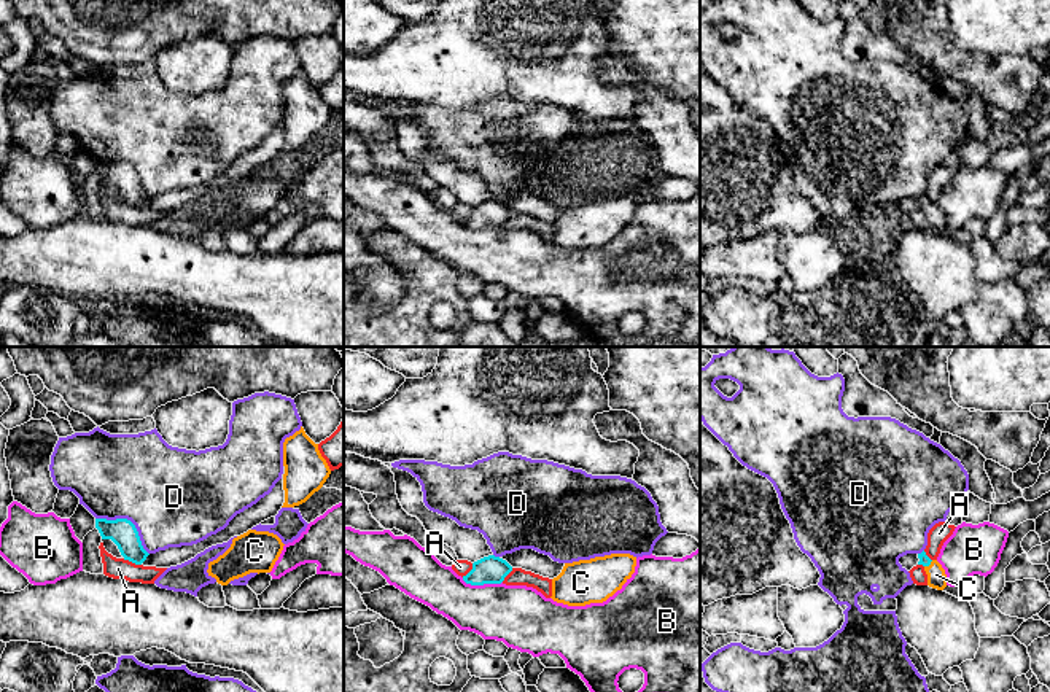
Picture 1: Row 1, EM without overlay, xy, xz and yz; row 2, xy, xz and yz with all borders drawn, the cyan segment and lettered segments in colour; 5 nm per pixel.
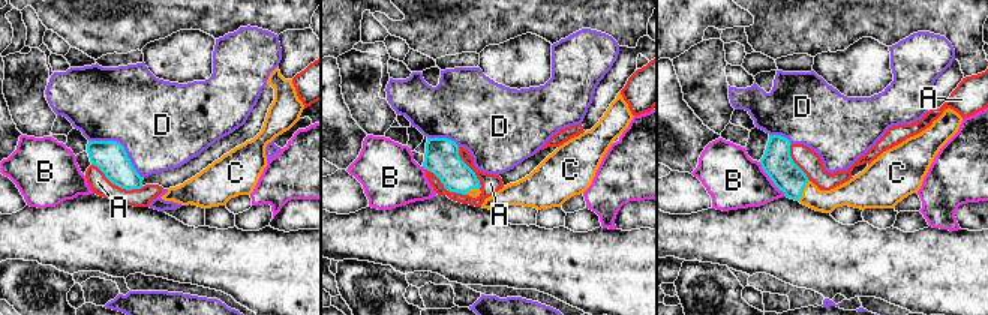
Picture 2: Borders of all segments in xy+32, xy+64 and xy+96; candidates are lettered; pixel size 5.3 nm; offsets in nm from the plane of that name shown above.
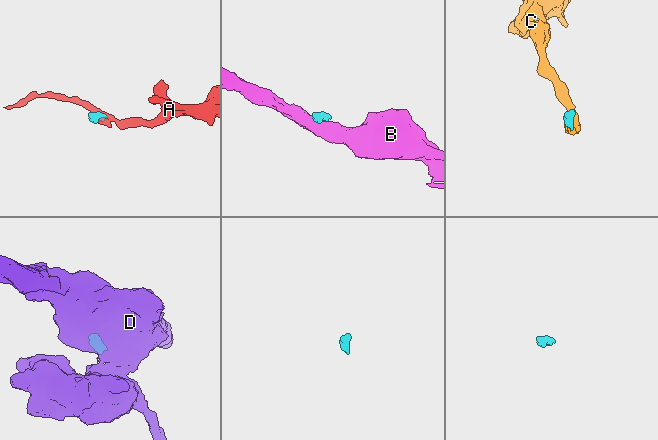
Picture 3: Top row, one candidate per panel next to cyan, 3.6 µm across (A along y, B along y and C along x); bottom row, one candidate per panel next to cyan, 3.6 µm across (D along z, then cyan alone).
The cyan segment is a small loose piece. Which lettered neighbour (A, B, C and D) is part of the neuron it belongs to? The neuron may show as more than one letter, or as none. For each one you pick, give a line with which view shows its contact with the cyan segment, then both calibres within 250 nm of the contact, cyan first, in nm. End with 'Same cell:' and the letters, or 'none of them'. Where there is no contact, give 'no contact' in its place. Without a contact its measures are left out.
C: meets cyan in yz; 60 nm thick on the cyan side, 100 nm on the other
Same cell: C

